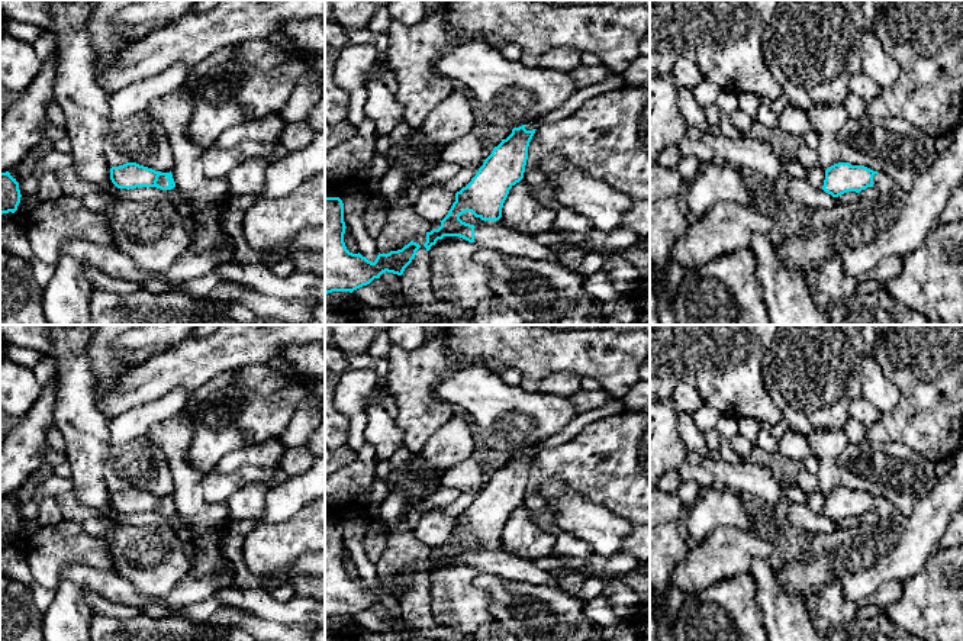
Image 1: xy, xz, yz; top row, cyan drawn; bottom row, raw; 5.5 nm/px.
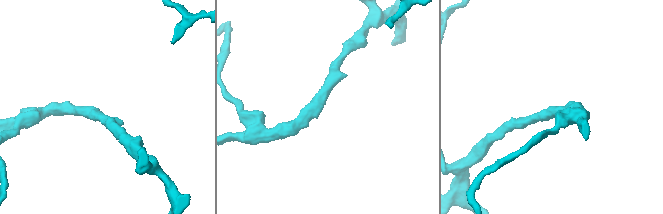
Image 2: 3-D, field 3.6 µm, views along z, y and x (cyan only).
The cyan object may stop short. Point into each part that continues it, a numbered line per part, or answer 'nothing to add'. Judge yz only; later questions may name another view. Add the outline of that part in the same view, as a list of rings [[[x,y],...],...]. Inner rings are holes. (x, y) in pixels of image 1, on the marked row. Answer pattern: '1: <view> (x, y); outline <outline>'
1: yz (885, 184); outline [[[882,173],[873,175],[872,187],[876,187],[880,191],[880,194],[890,194],[895,186],[896,183]]]

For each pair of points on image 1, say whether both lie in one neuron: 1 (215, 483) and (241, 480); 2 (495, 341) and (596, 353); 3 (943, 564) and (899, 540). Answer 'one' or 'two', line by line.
1: one
2: one
3: two

